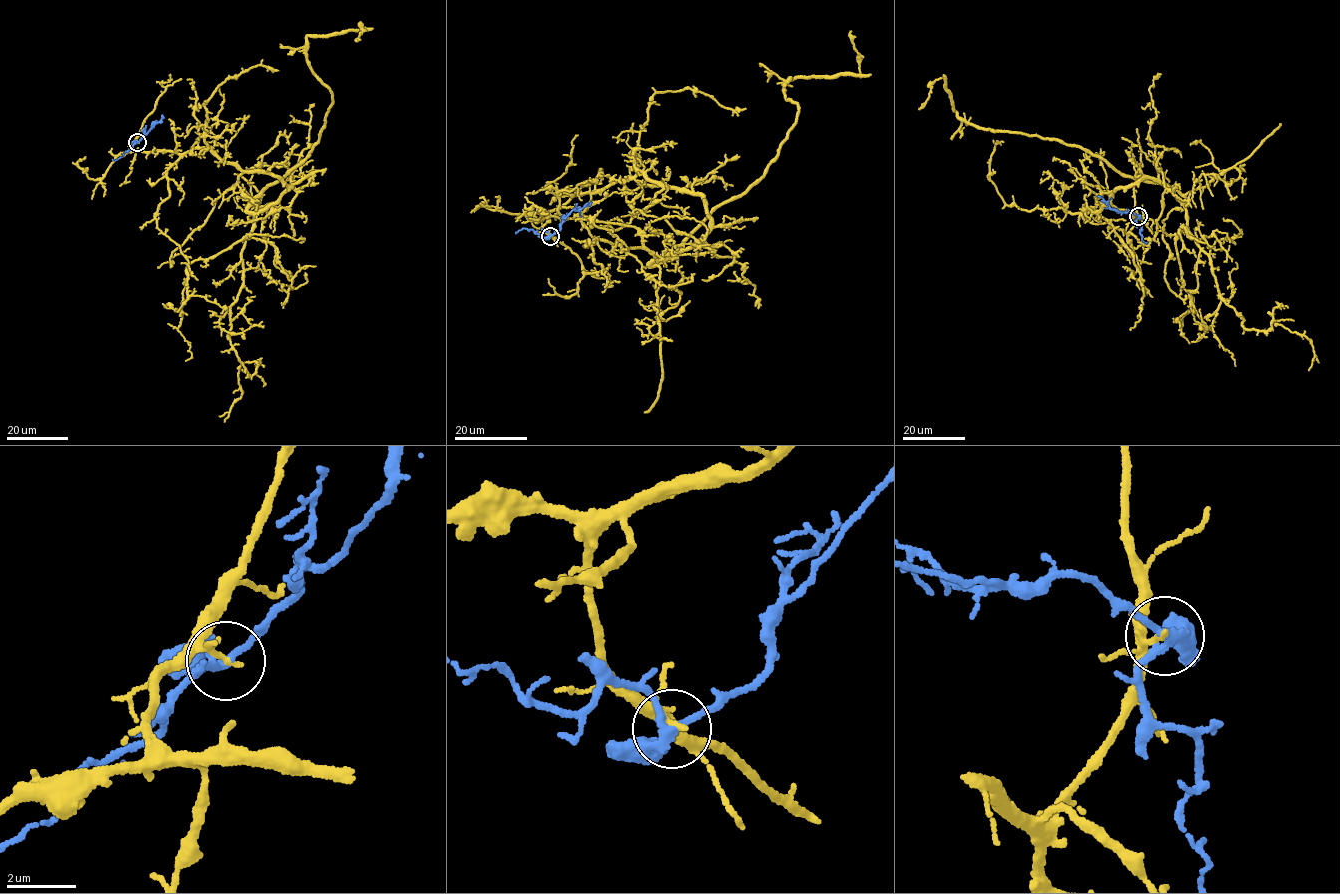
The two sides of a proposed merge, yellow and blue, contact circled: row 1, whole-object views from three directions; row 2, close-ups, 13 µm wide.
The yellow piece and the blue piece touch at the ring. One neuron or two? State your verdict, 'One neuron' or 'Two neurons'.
Two neurons

